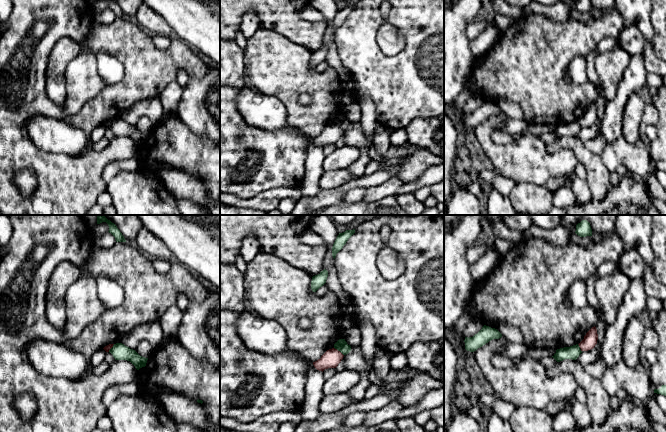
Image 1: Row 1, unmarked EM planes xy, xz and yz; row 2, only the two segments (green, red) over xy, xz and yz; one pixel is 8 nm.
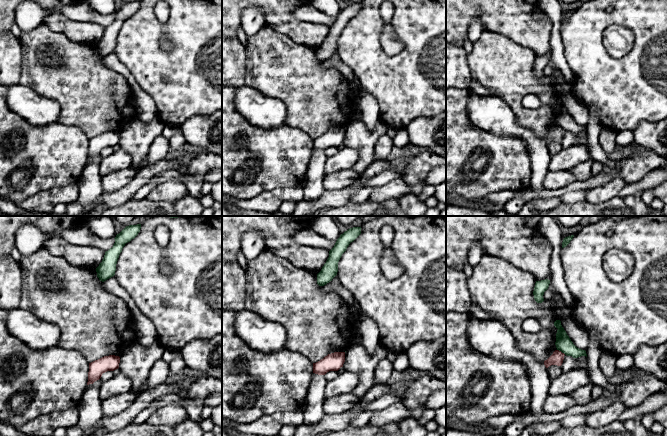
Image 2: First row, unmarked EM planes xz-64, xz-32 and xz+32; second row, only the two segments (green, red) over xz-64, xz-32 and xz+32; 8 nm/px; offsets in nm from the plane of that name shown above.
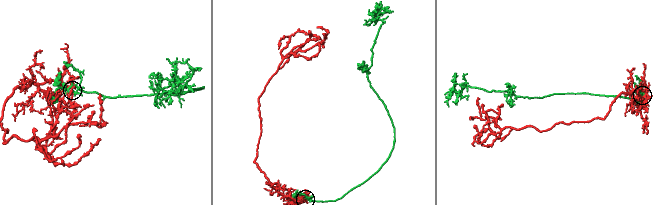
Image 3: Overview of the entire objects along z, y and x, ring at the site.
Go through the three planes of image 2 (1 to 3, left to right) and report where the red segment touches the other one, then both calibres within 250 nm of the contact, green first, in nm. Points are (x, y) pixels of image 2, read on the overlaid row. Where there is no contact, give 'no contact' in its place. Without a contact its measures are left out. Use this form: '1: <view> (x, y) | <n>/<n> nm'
1: no contact
2: no contact
3: xz+32 (561, 351) | 130/100 nm

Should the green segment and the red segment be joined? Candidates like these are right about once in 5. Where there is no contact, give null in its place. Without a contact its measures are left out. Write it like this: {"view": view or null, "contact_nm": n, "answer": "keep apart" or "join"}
{"view": "xz", "contact_nm": 100, "answer": "keep apart"}

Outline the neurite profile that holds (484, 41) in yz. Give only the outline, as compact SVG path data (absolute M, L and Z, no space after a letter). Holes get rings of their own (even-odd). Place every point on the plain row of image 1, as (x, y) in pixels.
M489 25L476 38L470 41L473 56L480 56L487 52L499 38L498 25Z

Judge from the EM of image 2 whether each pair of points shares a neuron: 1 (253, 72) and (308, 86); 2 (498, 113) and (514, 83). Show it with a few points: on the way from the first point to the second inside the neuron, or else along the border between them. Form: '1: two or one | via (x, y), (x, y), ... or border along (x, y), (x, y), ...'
1: one | via (267, 72), (290, 72), (294, 76)
2: two | border along (495, 95), (499, 96), (509, 106), (517, 121)

